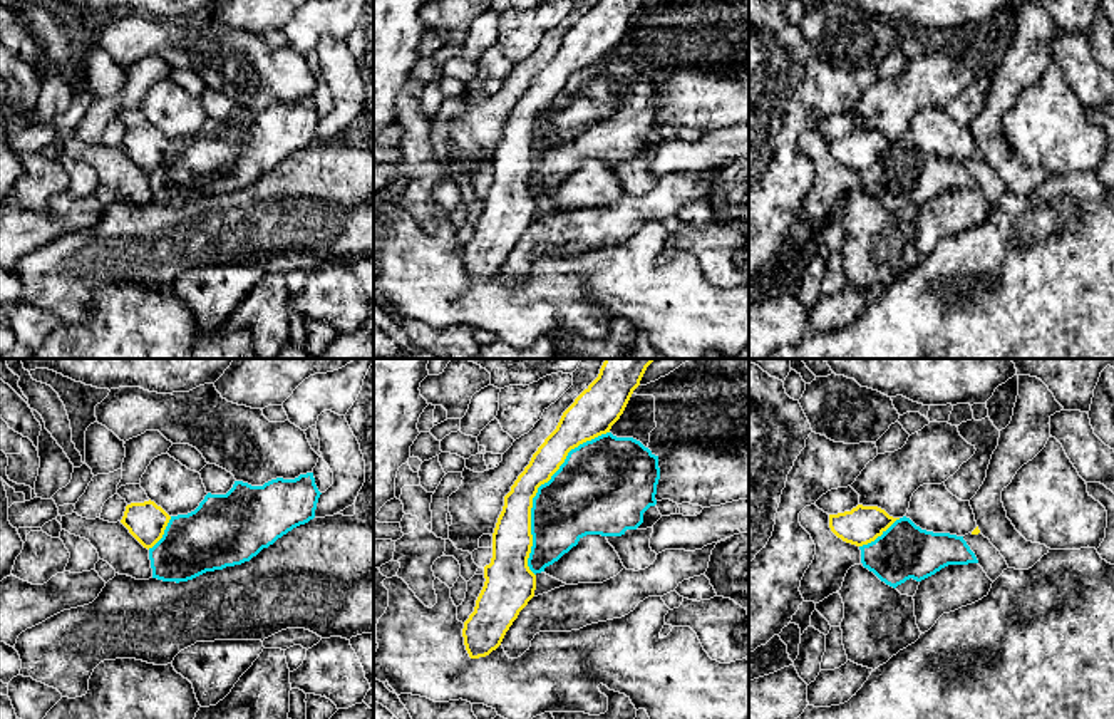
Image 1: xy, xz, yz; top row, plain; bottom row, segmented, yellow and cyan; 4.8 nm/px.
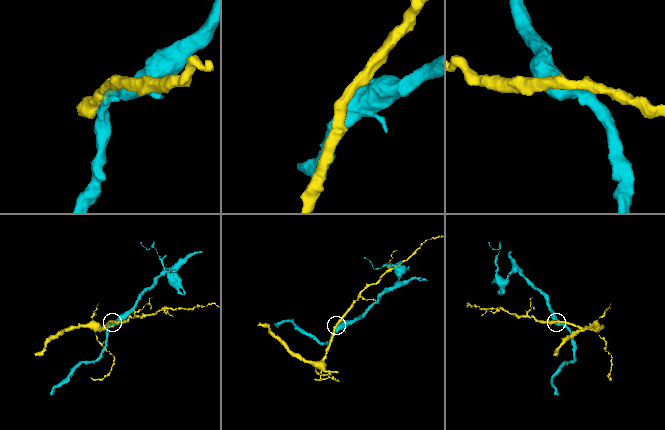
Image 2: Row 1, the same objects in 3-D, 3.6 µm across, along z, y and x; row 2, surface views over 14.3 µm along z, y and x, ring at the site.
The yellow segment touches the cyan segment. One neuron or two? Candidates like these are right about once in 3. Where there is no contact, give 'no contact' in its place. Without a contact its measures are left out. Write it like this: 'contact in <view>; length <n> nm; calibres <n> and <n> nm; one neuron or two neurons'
contact in xz; length 800 nm; calibres 180 and 380 nm; two neurons

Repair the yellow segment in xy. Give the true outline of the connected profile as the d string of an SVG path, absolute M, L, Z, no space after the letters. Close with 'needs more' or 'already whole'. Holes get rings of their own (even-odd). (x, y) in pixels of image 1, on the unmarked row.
M149 124L127 129L121 147L149 174L162 163L169 144L171 141Z; already whole

